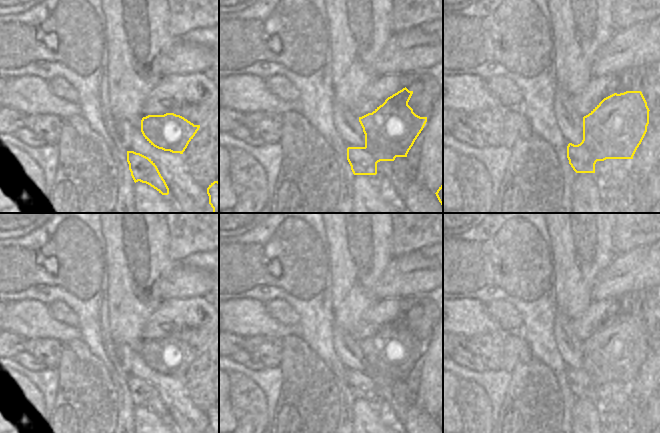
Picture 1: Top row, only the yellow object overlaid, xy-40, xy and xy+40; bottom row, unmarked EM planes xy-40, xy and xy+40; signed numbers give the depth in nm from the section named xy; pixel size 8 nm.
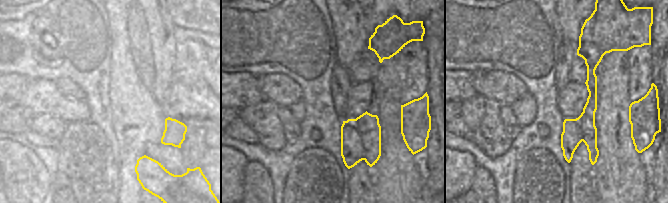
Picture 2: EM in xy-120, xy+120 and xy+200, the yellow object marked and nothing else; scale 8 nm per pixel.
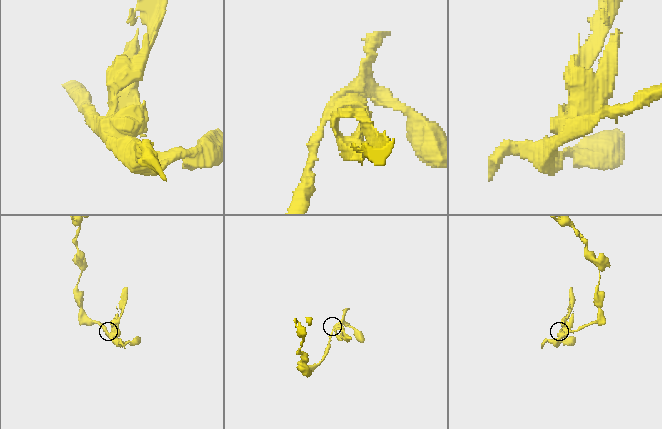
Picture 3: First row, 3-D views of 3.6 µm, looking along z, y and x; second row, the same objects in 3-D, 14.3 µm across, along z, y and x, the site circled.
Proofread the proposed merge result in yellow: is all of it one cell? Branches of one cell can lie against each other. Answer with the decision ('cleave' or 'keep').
cleave

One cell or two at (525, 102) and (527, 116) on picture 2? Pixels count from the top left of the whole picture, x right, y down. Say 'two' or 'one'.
one

